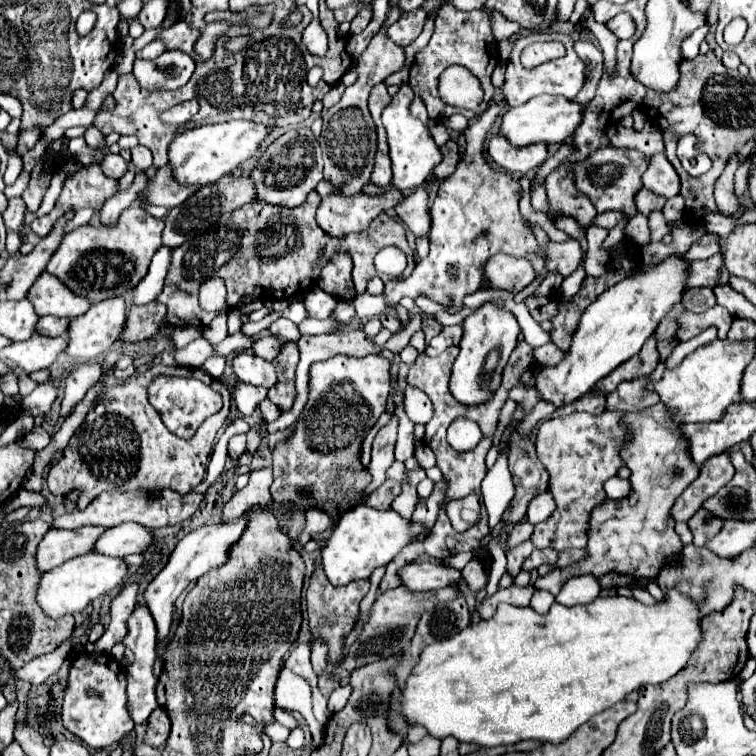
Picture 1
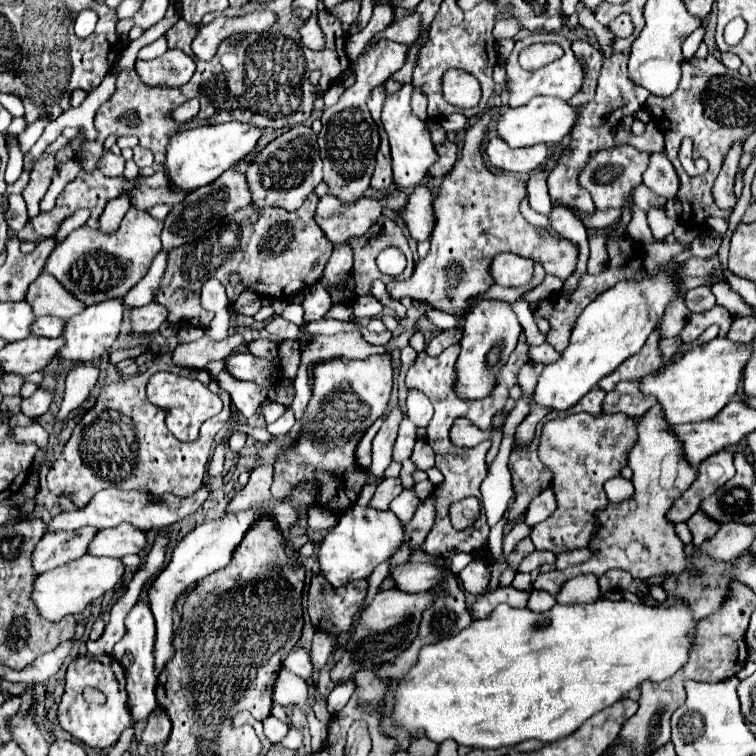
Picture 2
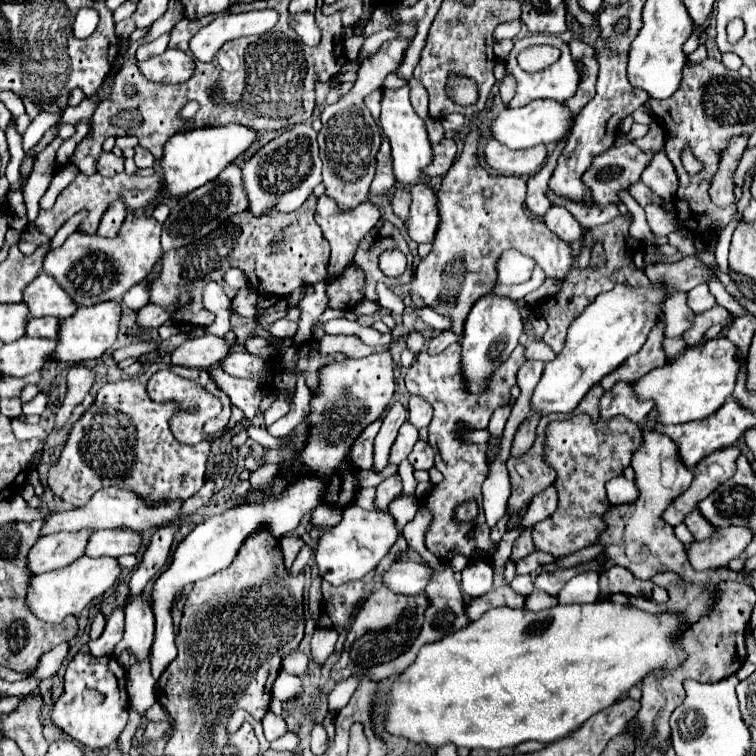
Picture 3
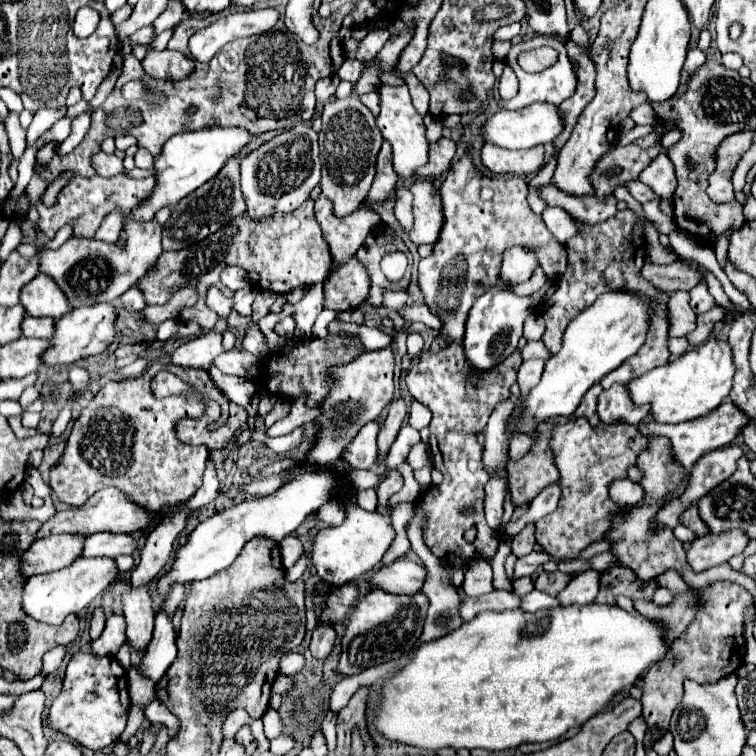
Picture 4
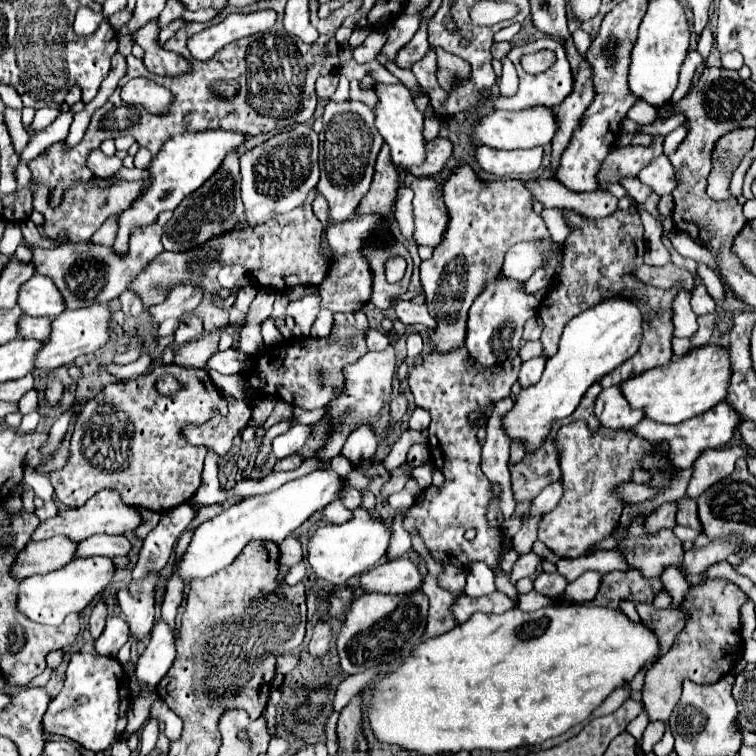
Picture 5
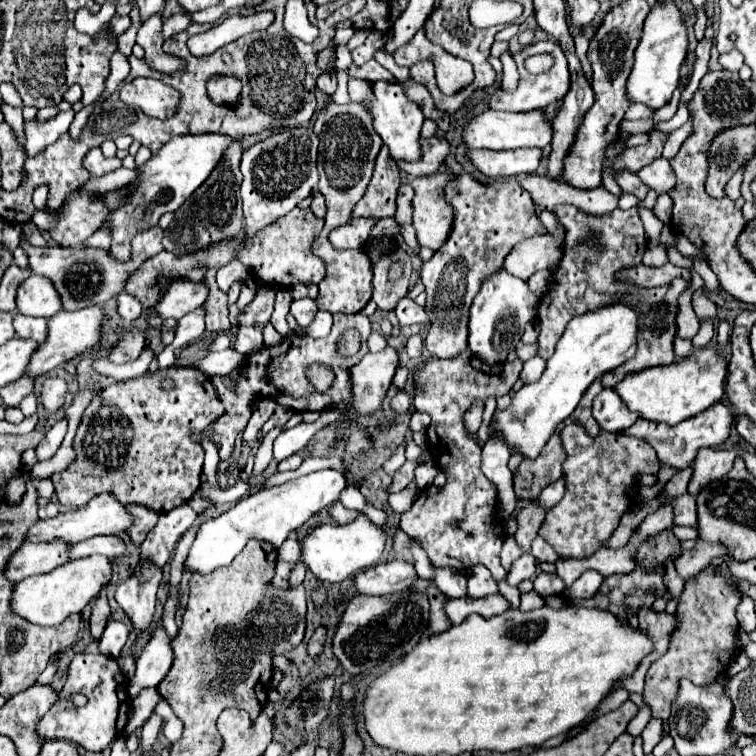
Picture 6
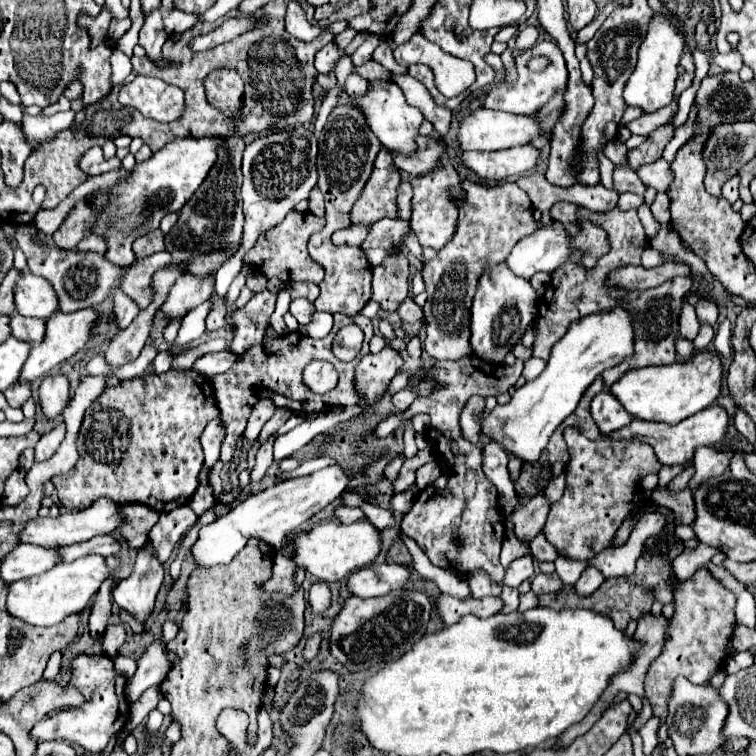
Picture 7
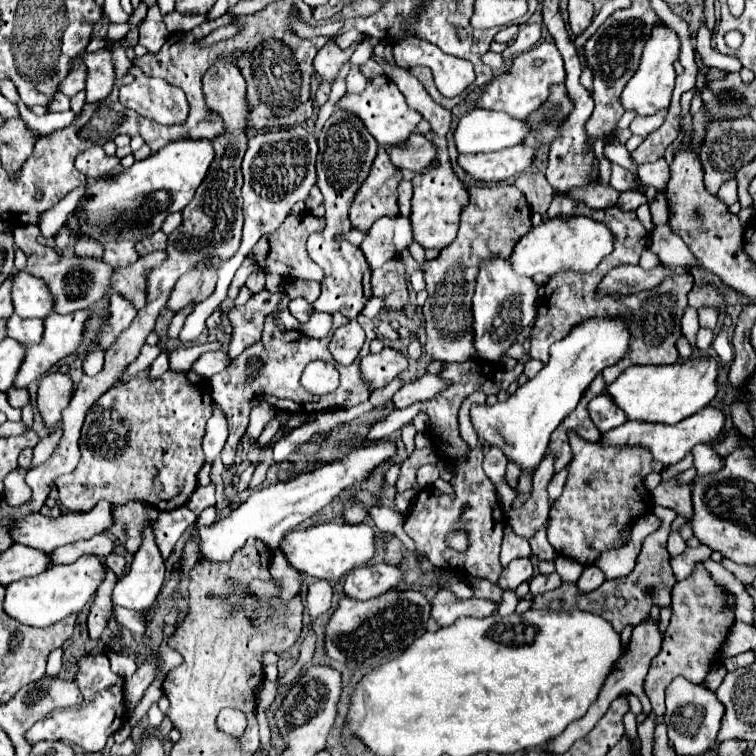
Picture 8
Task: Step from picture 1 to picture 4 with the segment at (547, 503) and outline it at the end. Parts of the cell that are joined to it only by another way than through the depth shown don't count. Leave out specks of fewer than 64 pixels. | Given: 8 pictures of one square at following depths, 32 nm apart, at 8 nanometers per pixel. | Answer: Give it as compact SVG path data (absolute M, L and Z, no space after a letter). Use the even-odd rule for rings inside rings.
M550 484L548 488L544 488L528 506L528 512L524 516L520 516L518 520L514 520L510 526L512 530L522 530L528 522L538 522L540 518L544 518L546 514L554 512L560 500L560 486L558 484Z

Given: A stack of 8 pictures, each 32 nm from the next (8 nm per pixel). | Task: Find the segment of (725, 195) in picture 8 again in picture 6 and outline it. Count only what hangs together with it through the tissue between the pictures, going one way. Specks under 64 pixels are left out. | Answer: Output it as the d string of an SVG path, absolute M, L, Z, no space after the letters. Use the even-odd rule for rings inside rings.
M742 168L726 184L726 196L730 200L738 200L740 198L740 182L742 182Z

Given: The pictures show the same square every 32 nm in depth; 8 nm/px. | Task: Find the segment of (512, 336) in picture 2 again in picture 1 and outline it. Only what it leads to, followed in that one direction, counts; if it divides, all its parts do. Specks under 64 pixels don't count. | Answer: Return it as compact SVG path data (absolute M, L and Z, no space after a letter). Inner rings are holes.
M484 302L480 308L476 308L474 314L470 314L462 322L462 330L464 330L464 336L460 342L460 354L458 354L454 368L452 368L450 392L462 404L480 404L480 402L492 398L492 392L500 386L500 376L502 376L502 370L504 370L512 350L516 348L520 326L516 322L516 316L510 310L500 308L492 302ZM492 350L498 352L498 364L492 372L486 372L484 370L486 356Z

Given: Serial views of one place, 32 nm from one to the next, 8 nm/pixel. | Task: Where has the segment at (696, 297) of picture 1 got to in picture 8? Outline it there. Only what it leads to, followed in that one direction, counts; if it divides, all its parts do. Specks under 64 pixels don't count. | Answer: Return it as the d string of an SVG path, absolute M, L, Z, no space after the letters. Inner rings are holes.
M700 308L698 310L698 316L700 316L700 326L702 328L708 328L708 330L714 330L716 328L716 324L718 324L716 310L712 310L712 308Z

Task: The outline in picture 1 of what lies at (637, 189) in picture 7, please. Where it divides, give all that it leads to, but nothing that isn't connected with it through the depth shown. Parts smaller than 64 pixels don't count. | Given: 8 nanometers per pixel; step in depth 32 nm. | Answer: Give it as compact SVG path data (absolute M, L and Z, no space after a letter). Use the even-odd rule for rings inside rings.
M640 188L640 190L636 192L636 208L638 208L642 214L648 216L648 212L660 210L660 206L662 206L662 198L656 196L654 192L650 192L648 188Z

